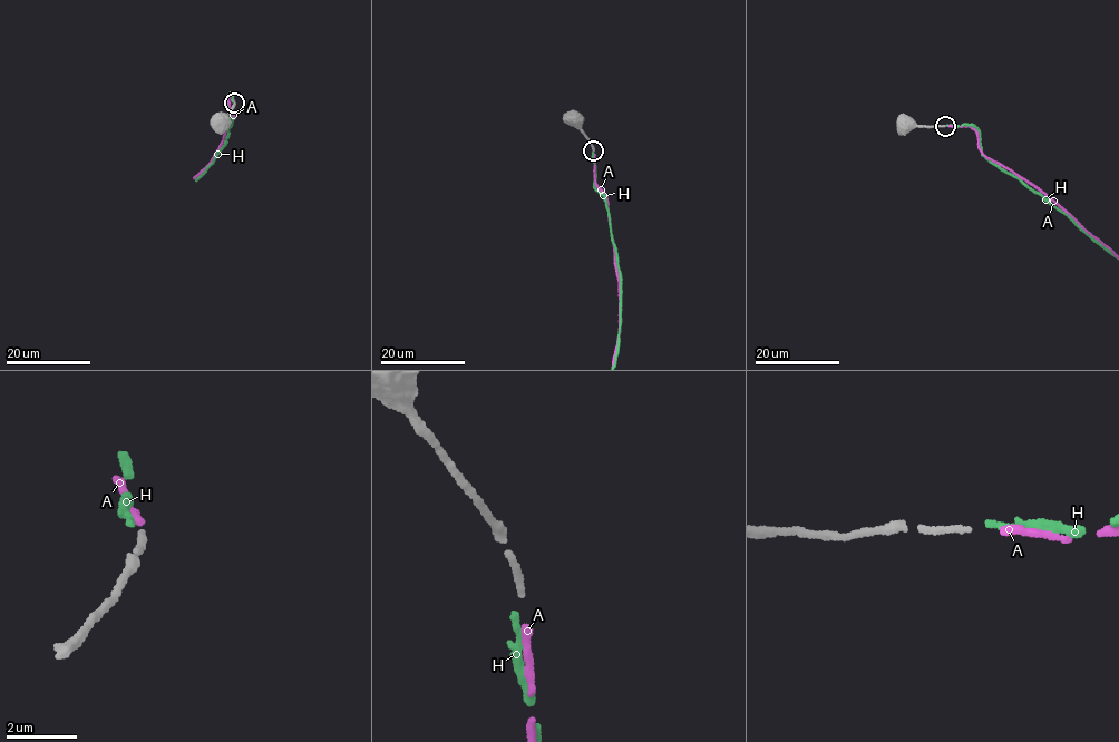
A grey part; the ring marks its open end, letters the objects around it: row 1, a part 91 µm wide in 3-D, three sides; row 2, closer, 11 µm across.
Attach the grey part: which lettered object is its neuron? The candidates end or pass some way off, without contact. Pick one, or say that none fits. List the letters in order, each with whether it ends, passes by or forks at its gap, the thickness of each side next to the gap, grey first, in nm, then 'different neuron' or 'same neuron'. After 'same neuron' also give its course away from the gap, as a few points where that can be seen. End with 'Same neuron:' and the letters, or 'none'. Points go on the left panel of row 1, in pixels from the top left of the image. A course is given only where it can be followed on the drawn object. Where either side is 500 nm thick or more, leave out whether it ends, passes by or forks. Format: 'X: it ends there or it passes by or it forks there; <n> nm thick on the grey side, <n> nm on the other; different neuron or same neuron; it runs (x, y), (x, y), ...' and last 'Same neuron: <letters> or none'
A: it ends there; 180 nm thick on the grey side, 240 nm on the other; same neuron
H: it ends there; 180 nm thick on the grey side, 160 nm on the other; different neuron
Same neuron: A

